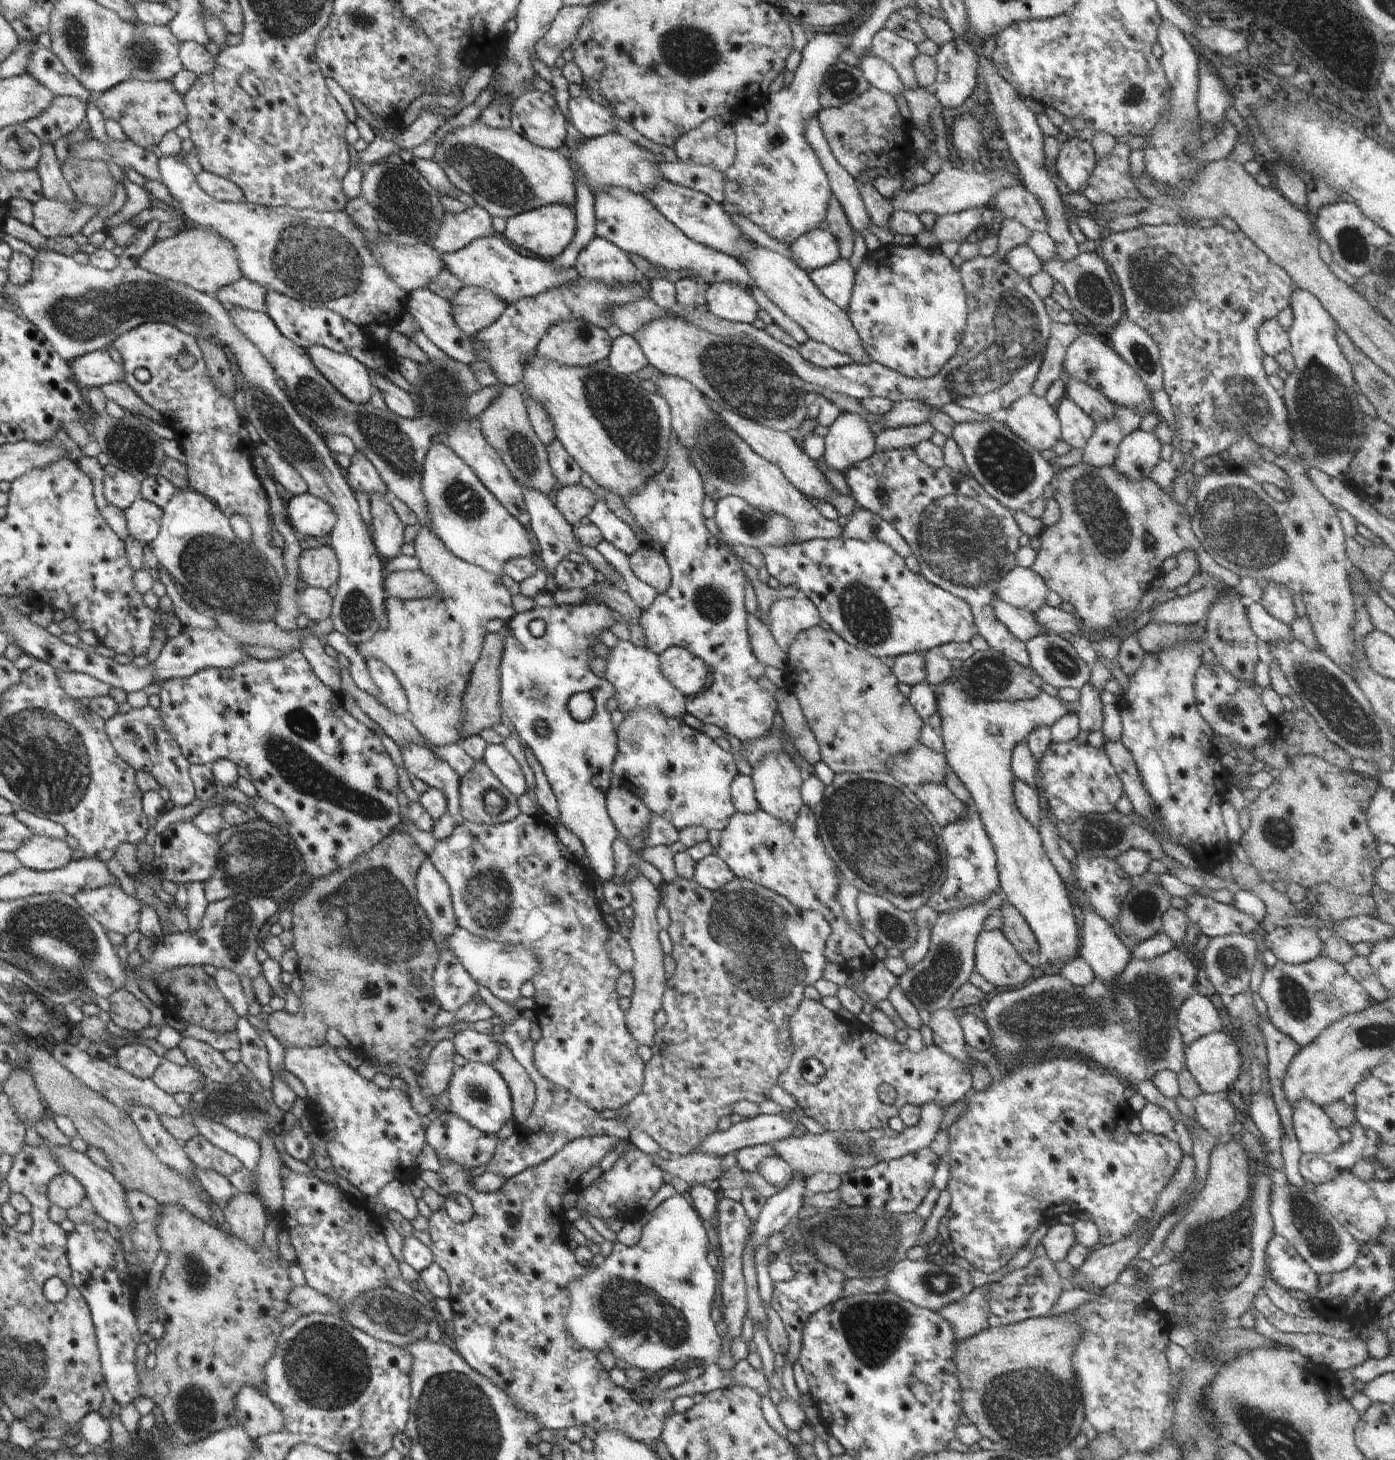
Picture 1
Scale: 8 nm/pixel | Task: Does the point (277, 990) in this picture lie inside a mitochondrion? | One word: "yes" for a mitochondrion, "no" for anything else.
no

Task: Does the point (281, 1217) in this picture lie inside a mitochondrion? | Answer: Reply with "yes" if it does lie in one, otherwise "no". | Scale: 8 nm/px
no

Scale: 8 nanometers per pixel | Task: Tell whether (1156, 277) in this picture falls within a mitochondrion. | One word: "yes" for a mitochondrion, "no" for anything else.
yes

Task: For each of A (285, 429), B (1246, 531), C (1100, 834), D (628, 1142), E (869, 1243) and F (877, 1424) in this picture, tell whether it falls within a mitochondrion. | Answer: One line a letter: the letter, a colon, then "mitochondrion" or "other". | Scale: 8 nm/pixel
A: mitochondrion
B: mitochondrion
C: mitochondrion
D: other
E: mitochondrion
F: other

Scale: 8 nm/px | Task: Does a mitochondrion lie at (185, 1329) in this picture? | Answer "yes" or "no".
no

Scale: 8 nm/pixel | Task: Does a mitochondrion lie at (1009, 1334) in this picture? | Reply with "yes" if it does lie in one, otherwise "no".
no

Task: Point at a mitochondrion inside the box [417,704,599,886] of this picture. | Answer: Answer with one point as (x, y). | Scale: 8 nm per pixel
(494, 803)

